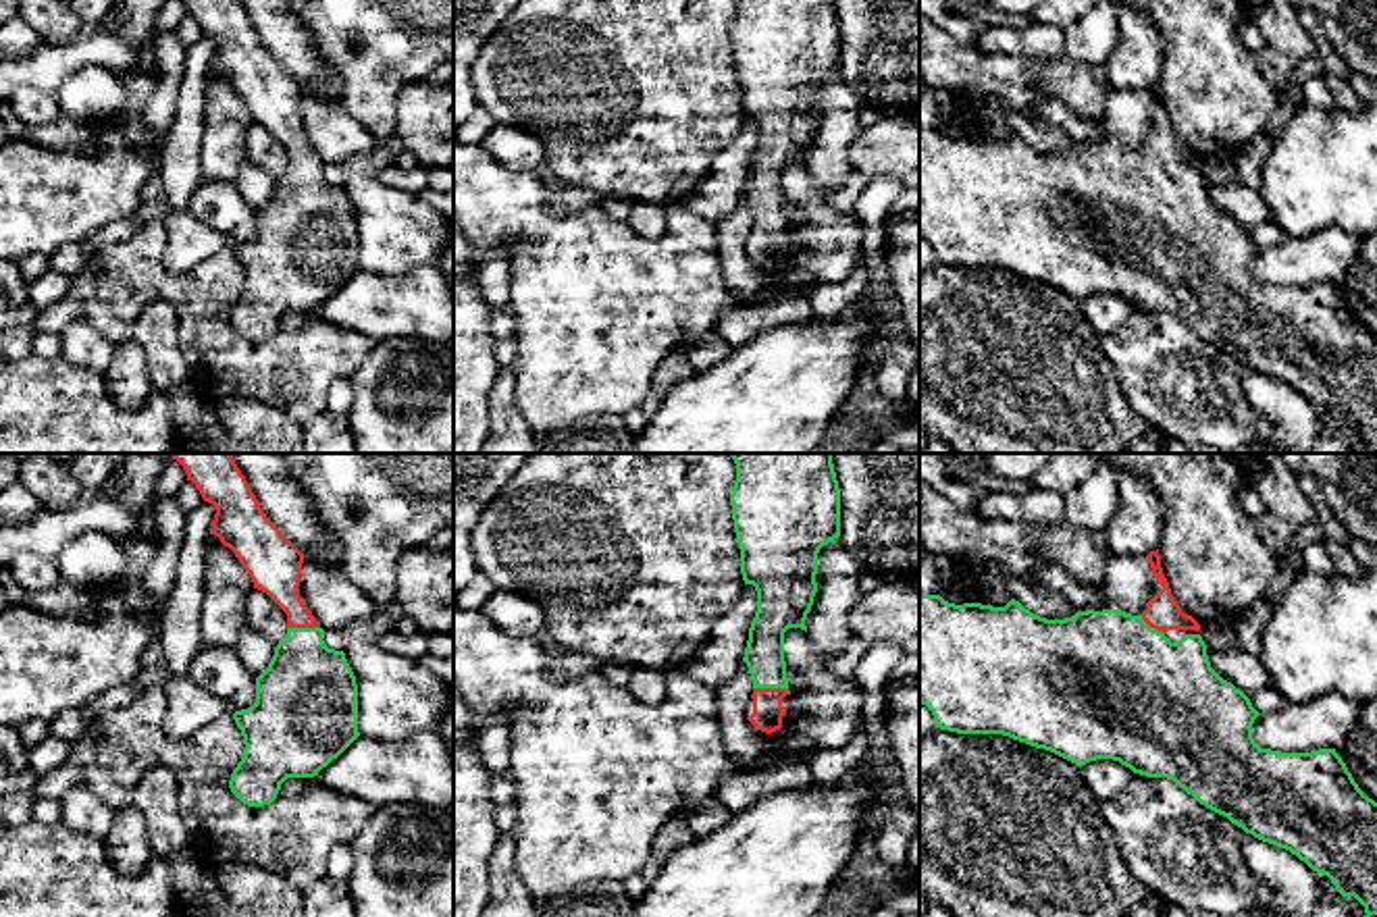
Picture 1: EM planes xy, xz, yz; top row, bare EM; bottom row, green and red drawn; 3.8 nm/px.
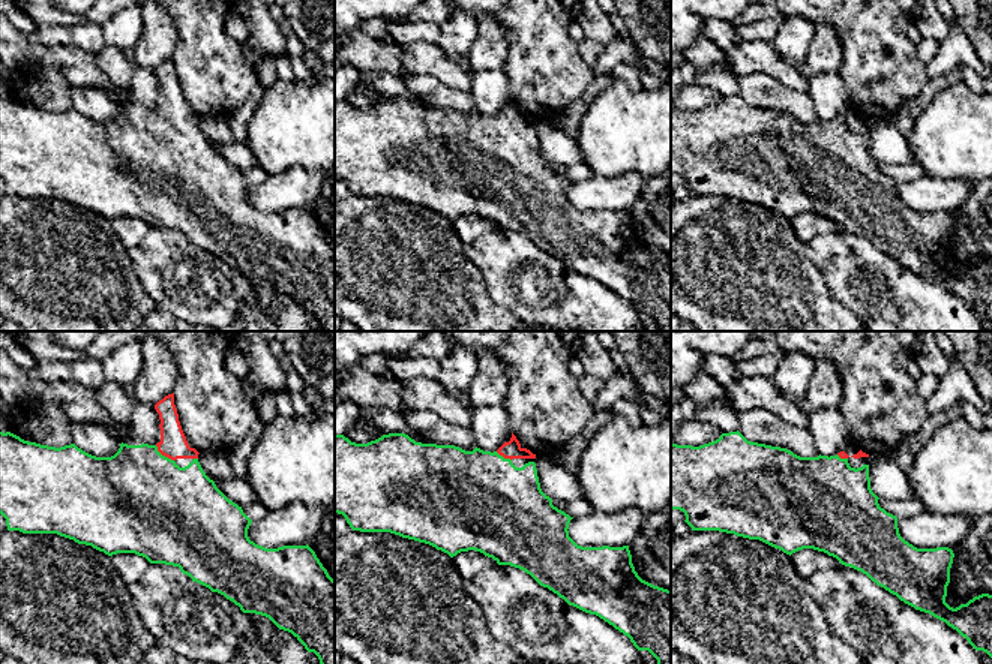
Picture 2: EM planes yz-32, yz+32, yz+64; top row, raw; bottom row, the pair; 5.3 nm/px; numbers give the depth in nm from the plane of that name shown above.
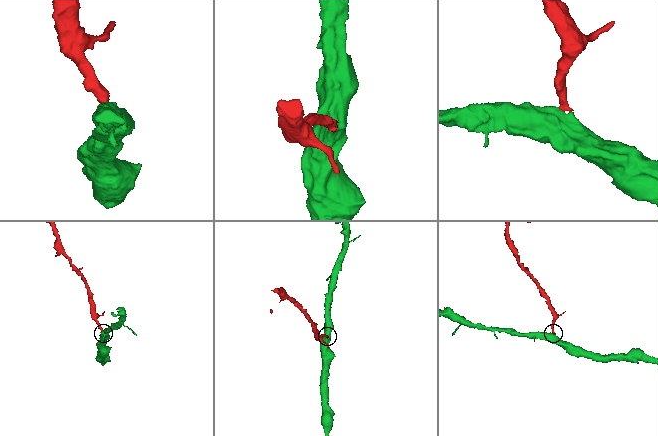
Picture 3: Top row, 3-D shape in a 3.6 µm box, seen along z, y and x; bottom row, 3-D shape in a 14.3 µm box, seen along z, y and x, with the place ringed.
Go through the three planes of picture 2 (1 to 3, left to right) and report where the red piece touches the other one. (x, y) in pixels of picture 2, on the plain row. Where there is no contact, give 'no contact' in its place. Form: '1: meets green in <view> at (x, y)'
1: meets green in yz-32 at (164, 120)
2: meets green in yz+32 at (502, 120)
3: meets green in yz+64 at (842, 123)

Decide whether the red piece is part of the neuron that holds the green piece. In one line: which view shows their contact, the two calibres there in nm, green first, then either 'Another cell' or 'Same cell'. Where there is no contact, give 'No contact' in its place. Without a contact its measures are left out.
Touches green in xz. Thickness 160 nm (green) against 120 nm. Same cell

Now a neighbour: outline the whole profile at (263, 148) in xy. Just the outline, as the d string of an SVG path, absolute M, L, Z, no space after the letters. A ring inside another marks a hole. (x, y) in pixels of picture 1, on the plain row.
M254 123L245 133L245 160L262 166L275 179L279 179L287 168L283 143L258 123Z

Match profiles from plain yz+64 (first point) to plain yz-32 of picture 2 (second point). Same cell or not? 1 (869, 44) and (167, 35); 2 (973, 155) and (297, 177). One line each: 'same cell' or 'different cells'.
1: different cells
2: different cells

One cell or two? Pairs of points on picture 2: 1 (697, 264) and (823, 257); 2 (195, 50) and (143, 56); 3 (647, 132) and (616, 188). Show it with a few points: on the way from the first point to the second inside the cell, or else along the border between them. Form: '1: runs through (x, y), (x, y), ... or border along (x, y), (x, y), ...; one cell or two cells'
1: border along (803, 243), (803, 255), (820, 273), (826, 288); two cells
2: border along (173, 17), (173, 26), (177, 32), (174, 56); two cells
3: border along (595, 174), (622, 176), (638, 173), (647, 179); two cells

